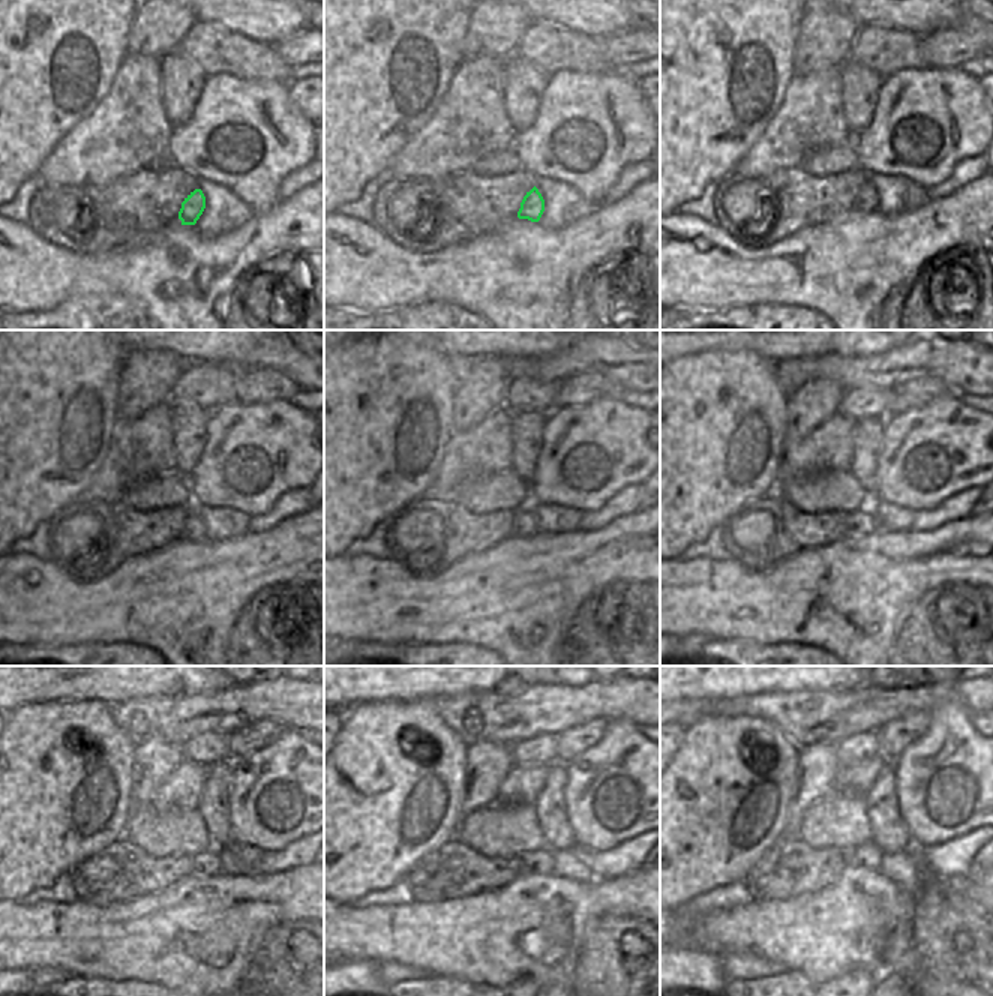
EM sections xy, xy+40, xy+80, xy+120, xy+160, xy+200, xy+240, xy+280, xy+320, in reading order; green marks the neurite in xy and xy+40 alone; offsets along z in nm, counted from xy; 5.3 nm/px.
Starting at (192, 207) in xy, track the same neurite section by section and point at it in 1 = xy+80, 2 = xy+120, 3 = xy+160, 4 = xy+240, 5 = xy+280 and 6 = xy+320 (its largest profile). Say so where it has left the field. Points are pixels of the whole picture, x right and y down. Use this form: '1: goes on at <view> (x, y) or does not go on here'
1: goes on at xy+80 (866, 201)
2: goes on at xy+120 (192, 530)
3: goes on at xy+160 (524, 525)
4: goes on at xy+240 (206, 863)
5: goes on at xy+280 (540, 861)
6: goes on at xy+320 (866, 855)

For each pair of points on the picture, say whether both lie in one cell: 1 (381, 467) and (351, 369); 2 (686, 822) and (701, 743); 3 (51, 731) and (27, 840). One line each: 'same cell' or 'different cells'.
1: same cell
2: same cell
3: same cell

